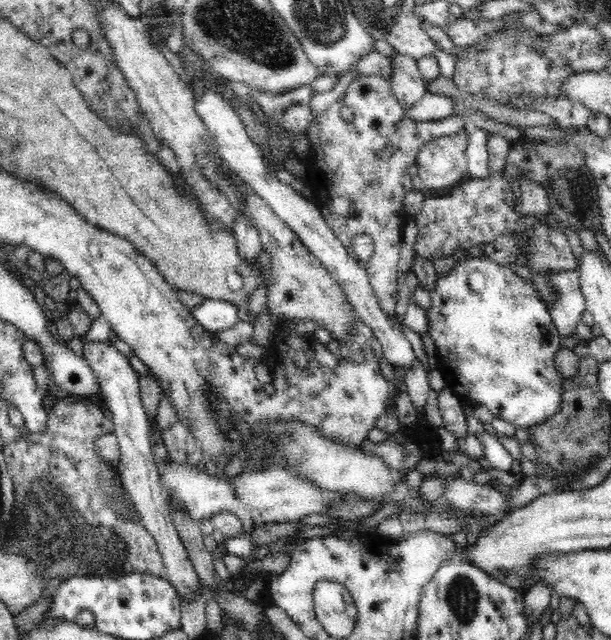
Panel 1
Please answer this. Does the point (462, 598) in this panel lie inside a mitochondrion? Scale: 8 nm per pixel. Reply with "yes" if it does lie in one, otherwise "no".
yes

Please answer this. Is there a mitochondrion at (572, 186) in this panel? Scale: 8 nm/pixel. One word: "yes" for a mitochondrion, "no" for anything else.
yes

